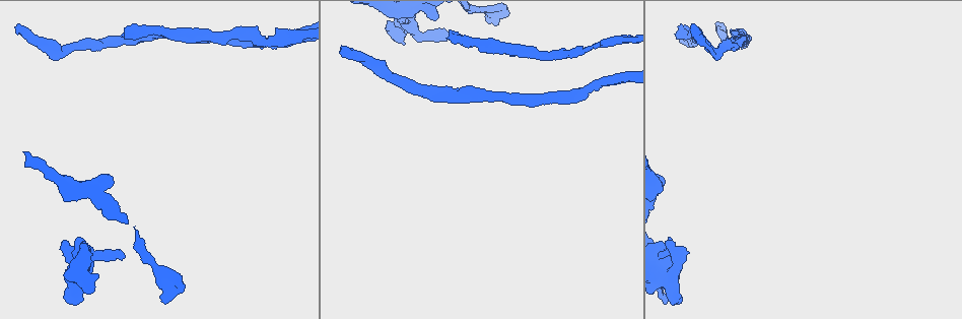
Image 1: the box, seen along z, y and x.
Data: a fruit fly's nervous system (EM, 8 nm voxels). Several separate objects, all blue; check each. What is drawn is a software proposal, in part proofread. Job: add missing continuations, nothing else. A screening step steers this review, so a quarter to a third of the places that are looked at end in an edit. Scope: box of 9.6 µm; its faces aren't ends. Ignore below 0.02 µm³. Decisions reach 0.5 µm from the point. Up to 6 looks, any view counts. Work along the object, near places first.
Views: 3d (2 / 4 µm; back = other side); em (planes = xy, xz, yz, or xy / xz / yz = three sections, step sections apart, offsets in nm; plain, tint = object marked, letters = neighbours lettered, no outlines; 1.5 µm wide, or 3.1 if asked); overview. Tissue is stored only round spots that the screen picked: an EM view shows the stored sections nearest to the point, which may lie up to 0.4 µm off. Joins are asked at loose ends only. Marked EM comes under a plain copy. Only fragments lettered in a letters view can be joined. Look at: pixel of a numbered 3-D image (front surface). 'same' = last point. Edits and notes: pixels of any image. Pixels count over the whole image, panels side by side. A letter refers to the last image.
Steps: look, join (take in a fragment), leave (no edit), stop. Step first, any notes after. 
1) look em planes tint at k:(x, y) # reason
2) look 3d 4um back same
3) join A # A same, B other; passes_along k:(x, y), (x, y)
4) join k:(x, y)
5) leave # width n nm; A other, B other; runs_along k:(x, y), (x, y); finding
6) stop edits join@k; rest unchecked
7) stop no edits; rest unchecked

look em xz step 4 tint at 1:(489, 22) # thin end

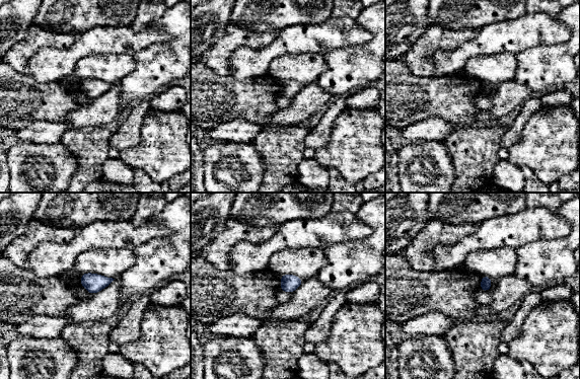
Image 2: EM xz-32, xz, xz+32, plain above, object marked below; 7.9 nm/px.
look em planes letters same

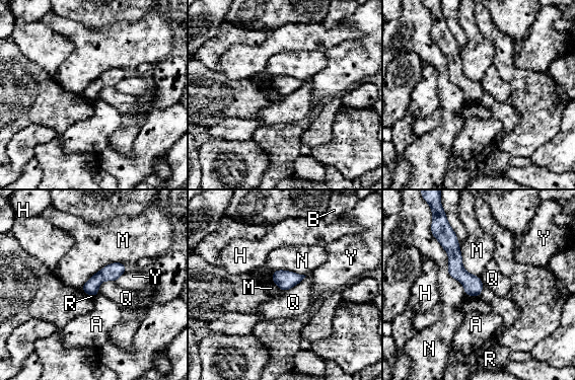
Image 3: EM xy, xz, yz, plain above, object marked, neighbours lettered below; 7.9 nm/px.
leave # A other, B other, H other, M other, N other, Q other, R other, Y other; runs_along 3:(448, 235), (455, 269), (477, 293); none of them fits

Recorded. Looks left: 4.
look 3d 2um at 1:(340, 54) # end of a long branch

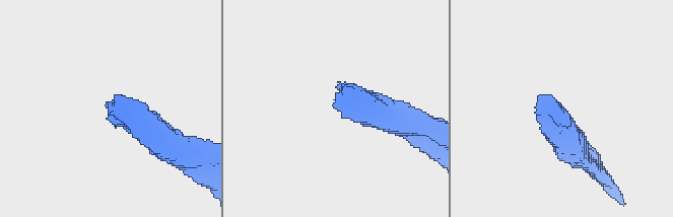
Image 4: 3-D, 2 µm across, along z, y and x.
look em xz step 4 tint at 4:(333, 104)

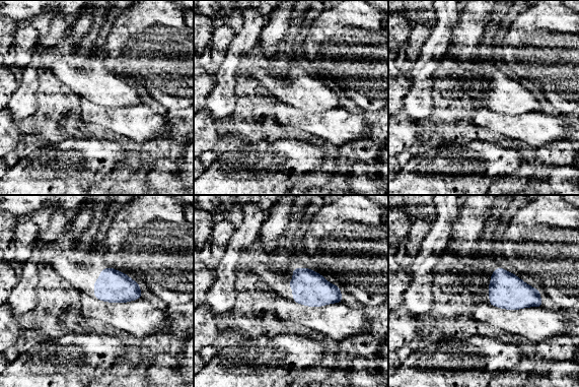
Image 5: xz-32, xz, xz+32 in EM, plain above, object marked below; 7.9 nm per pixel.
look em planes letters same

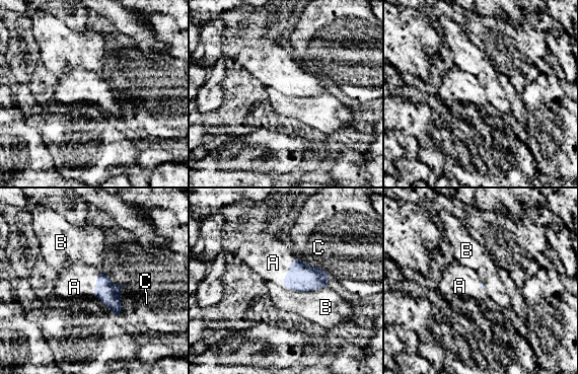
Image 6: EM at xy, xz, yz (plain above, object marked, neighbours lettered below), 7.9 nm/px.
join 6:(74, 287) # A same, B other, C other; it goes on there

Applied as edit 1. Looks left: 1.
stop edits join@6; rest unchecked

